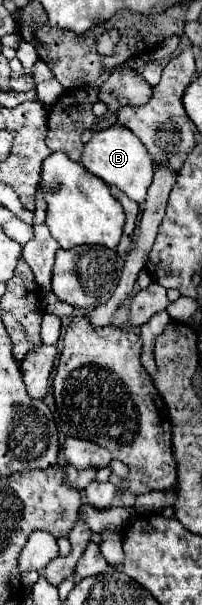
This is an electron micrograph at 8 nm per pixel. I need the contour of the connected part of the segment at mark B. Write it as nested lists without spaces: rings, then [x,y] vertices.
[[[115,124],[111,128],[105,128],[101,132],[95,132],[93,138],[85,144],[81,164],[93,172],[97,178],[101,178],[109,186],[117,186],[121,192],[125,192],[131,200],[137,204],[145,202],[147,188],[153,182],[153,160],[141,140],[123,124]]]

